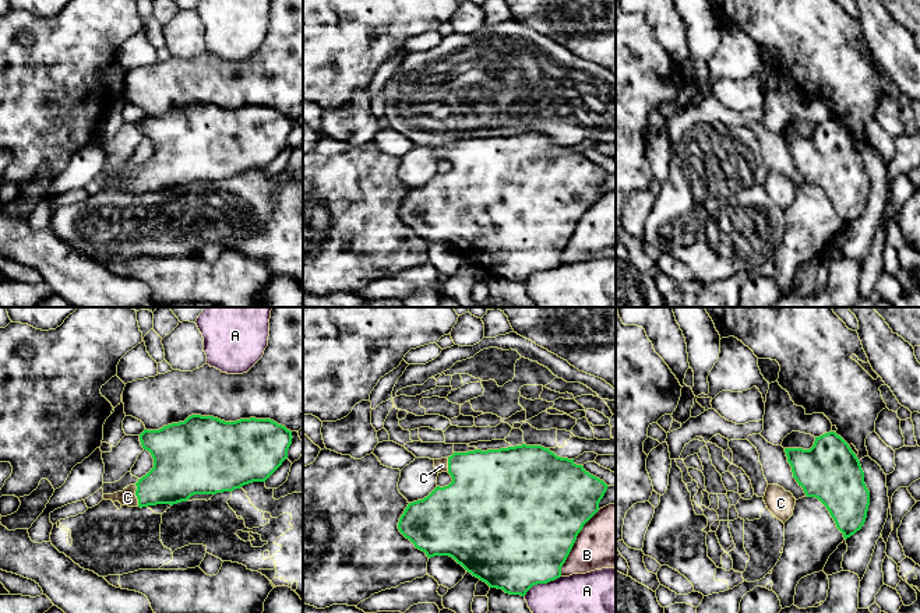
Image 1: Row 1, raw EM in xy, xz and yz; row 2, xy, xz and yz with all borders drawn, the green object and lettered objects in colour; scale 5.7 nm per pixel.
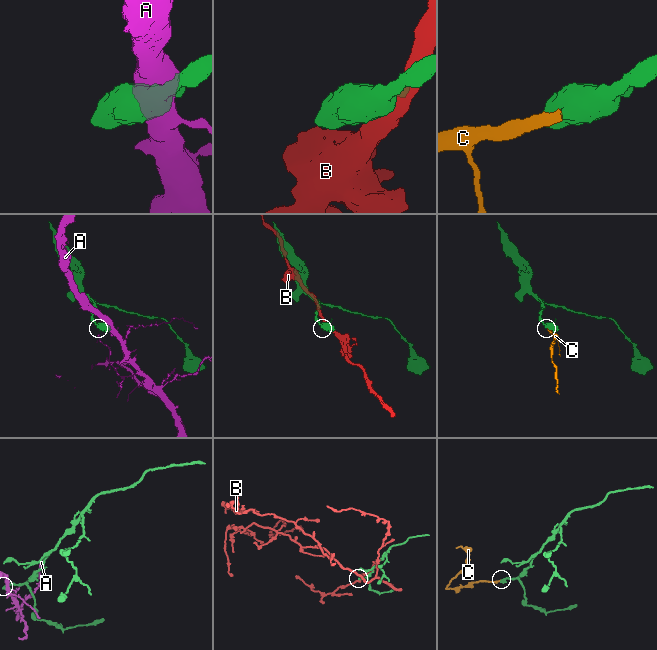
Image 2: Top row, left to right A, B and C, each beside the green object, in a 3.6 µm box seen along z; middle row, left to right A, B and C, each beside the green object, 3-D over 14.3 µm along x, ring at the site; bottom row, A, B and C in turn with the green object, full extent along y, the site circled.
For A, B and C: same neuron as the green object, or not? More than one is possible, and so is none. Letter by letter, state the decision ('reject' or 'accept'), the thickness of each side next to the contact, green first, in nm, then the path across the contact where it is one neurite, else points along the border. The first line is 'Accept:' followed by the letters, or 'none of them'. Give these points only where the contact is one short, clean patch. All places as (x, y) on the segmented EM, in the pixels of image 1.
Accept: C
A: reject | 500/220 nm
B: reject | 500/360 nm
C: accept | 280/100 nm | across xy (175, 478), (137, 496), (127, 497)

